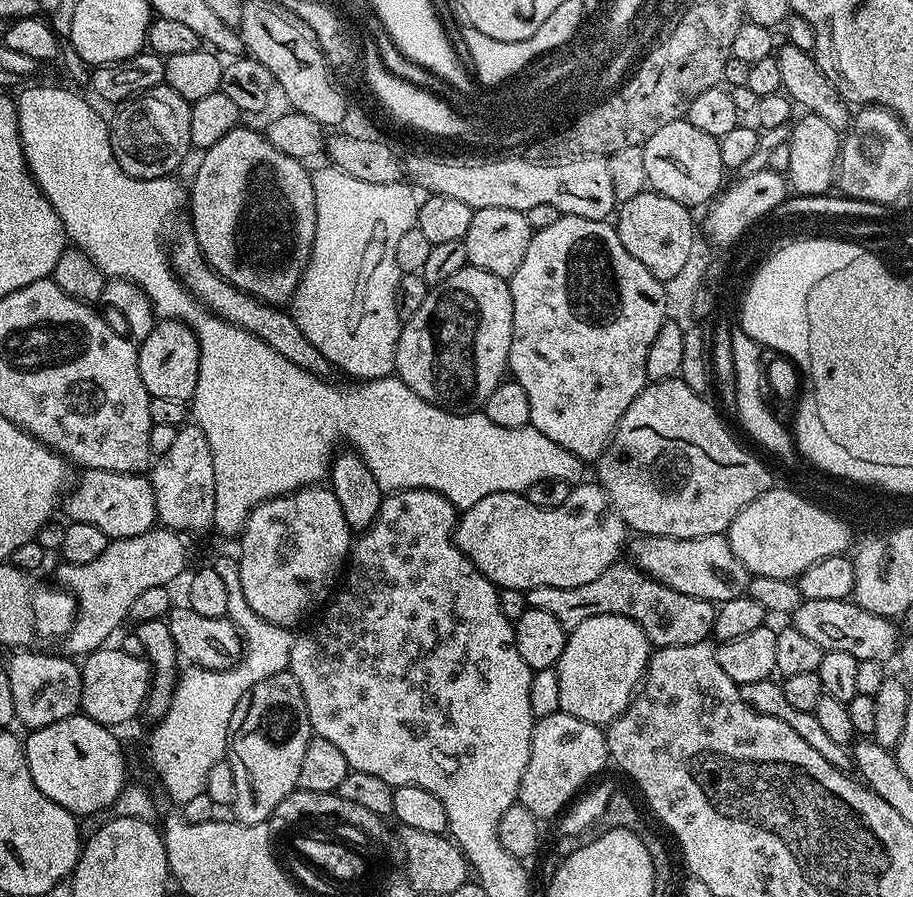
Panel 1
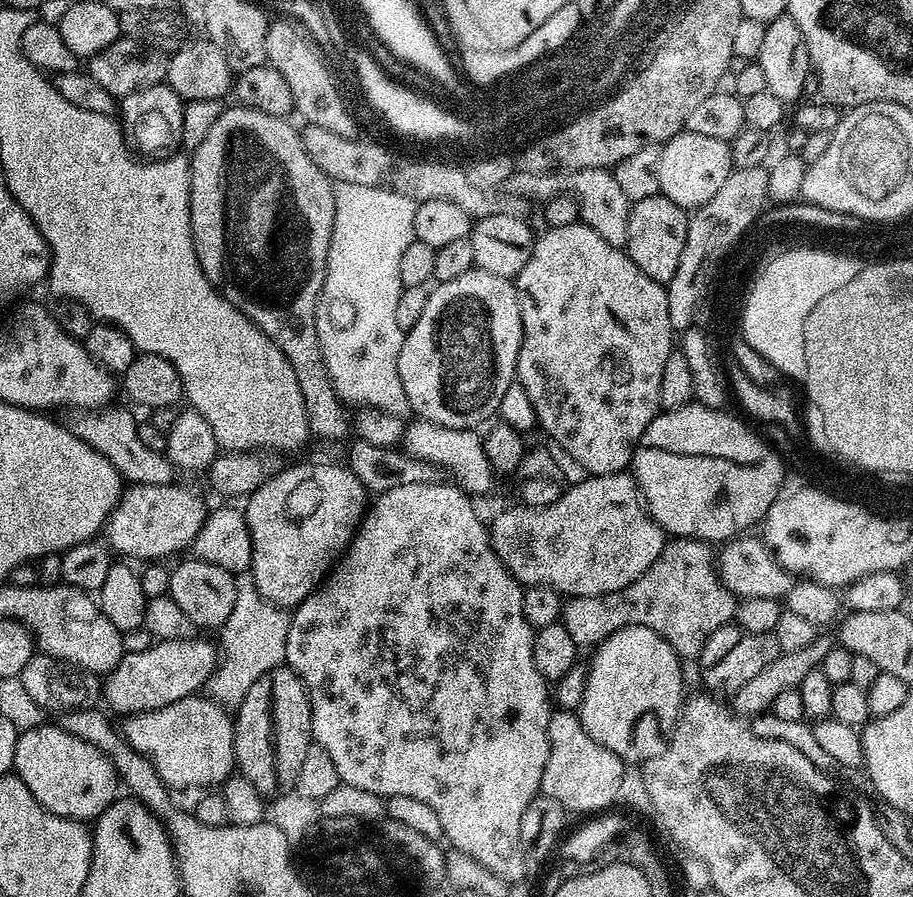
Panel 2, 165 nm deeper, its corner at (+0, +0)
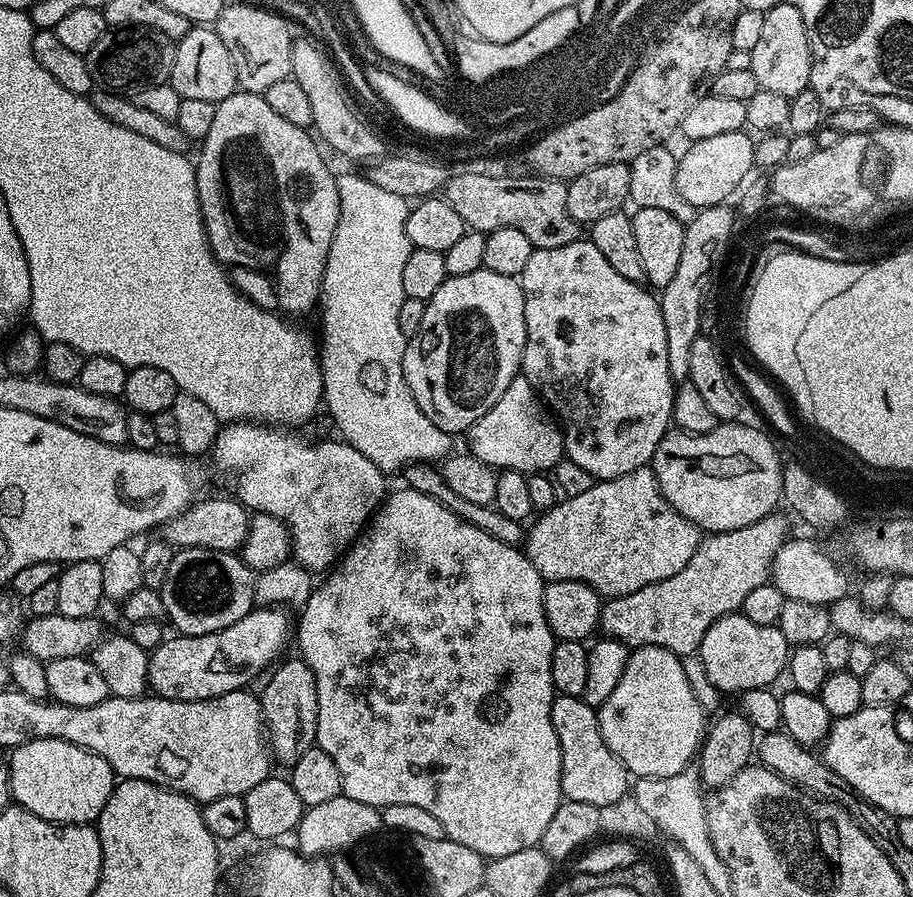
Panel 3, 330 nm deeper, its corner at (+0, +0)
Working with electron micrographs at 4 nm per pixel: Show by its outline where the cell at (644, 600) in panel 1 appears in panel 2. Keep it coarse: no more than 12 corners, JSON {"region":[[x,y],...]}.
{"region":[[669,539],[630,586],[565,599],[577,649],[646,626],[699,657],[737,597],[711,543]]}

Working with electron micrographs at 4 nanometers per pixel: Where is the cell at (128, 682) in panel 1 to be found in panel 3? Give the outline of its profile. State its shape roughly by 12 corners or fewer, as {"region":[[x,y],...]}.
{"region":[[256,606],[226,630],[169,635],[149,689],[217,700],[285,655],[293,621]]}

